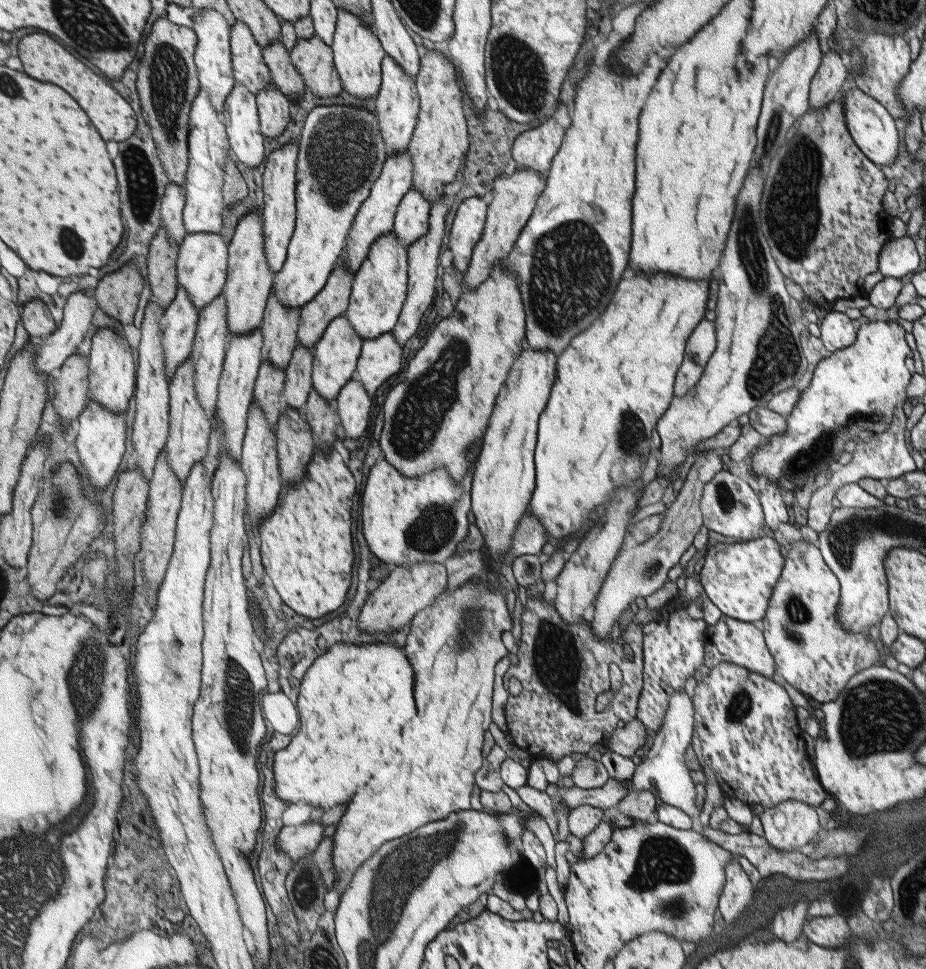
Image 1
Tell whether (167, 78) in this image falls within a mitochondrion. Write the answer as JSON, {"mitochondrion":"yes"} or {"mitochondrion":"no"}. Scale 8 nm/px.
{"mitochondrion":"yes"}

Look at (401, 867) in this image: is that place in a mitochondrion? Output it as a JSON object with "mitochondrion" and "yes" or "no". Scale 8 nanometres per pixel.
{"mitochondrion":"yes"}

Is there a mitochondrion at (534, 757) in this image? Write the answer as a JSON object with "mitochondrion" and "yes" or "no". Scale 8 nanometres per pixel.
{"mitochondrion":"no"}

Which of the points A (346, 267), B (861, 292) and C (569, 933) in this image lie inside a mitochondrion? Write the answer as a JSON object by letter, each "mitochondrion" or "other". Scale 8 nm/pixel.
{"A":"other","B":"other","C":"other"}

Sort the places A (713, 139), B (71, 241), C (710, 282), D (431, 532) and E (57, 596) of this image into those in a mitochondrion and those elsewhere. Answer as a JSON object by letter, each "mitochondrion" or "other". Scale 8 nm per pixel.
{"A":"other","B":"mitochondrion","C":"other","D":"mitochondrion","E":"other"}

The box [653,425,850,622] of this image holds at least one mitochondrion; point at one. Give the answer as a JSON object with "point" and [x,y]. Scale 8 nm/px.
{"point":[724,494]}

